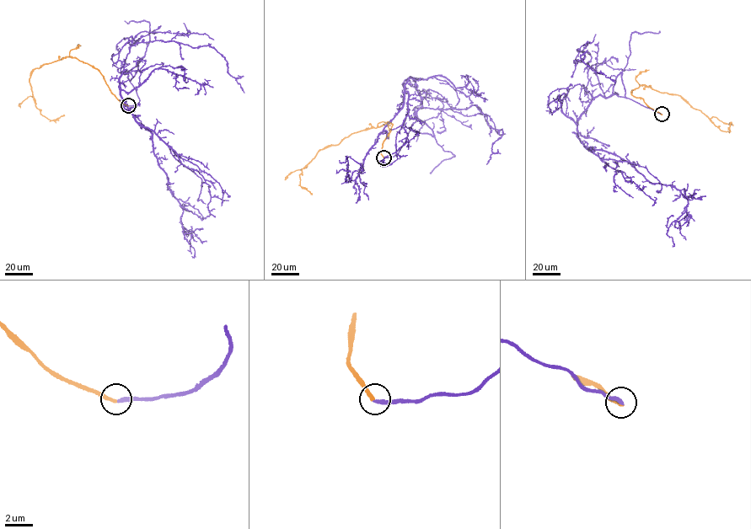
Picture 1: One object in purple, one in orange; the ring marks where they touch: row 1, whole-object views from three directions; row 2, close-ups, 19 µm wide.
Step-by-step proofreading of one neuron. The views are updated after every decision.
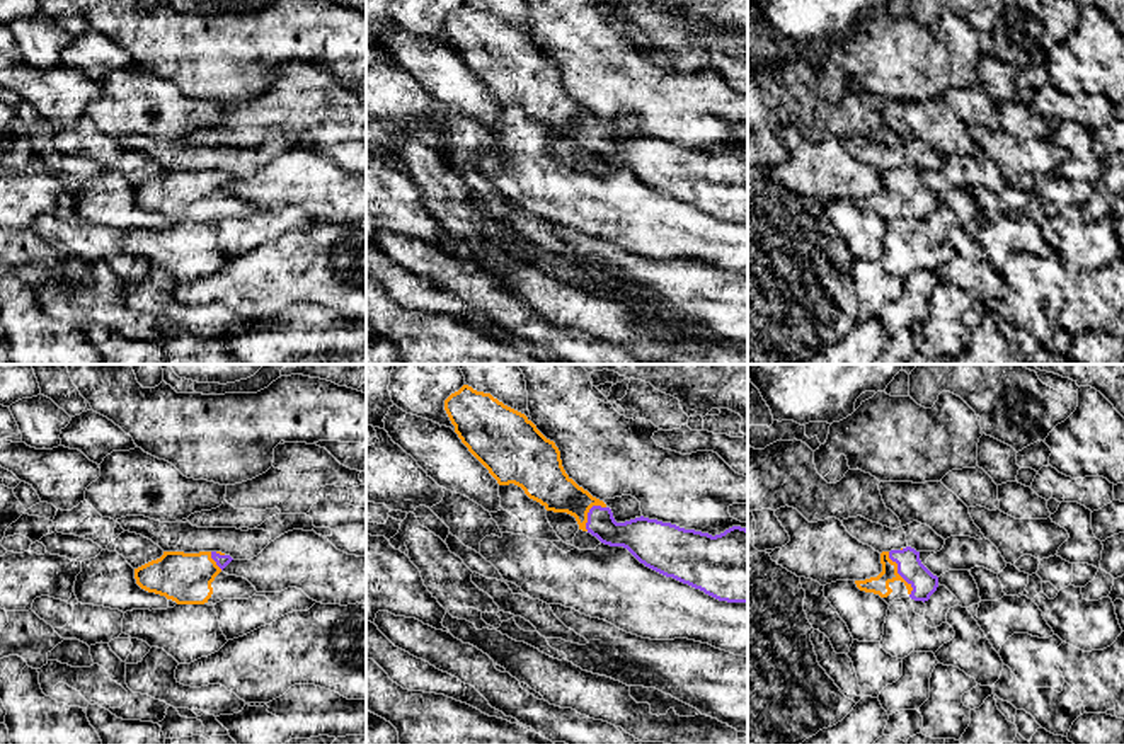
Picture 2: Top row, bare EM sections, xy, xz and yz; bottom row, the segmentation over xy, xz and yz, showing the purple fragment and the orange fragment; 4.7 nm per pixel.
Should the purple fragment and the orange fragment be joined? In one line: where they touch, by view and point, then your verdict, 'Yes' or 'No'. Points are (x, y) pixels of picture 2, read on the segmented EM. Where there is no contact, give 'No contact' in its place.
Touches purple at yz (898, 572). Yes

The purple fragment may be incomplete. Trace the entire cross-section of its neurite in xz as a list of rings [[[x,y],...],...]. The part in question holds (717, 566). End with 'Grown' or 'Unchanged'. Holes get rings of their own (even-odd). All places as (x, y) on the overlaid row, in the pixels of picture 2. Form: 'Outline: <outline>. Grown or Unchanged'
Outline: [[[468,385],[444,400],[444,410],[462,443],[499,485],[514,484],[547,511],[574,516],[579,529],[591,533],[605,545],[627,548],[640,564],[666,577],[700,589],[719,601],[748,603],[746,528],[732,526],[712,536],[644,516],[616,523],[603,501],[593,497],[565,473],[555,443],[547,439],[525,414]]]. Grown

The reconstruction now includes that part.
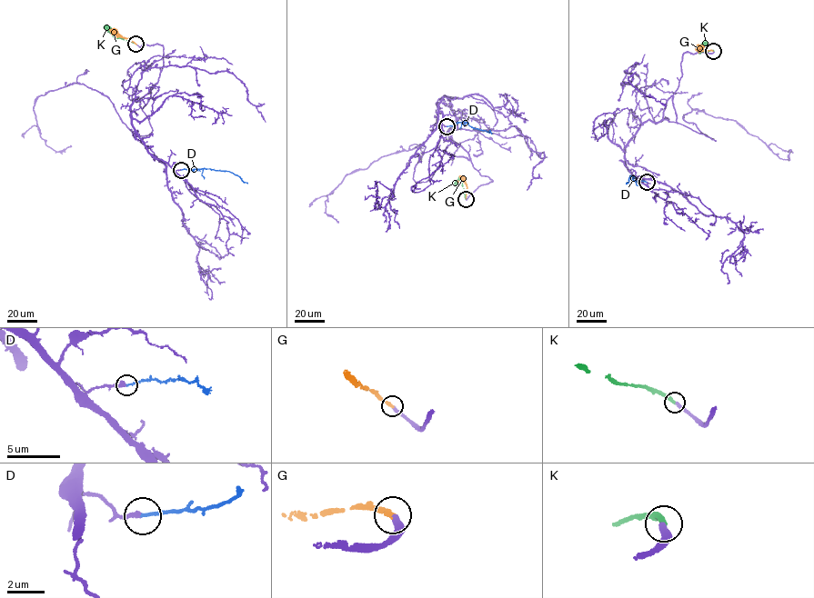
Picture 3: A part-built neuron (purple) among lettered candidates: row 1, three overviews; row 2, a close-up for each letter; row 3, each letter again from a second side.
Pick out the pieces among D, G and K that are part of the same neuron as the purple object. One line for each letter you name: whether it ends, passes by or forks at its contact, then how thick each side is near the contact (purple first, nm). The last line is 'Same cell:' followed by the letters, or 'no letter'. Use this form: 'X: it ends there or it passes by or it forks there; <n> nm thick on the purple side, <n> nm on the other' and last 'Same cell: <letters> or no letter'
D: it ends there; 280 nm thick on the purple side, 140 nm on the other
G: it ends there; 280 nm thick on the purple side, 280 nm on the other
Same cell: D, G

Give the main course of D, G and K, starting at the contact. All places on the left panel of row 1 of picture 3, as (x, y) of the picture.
D: (181, 169), (229, 171), (247, 184)
G: (135, 44), (111, 31)
K: (135, 44), (115, 37), (103, 27)

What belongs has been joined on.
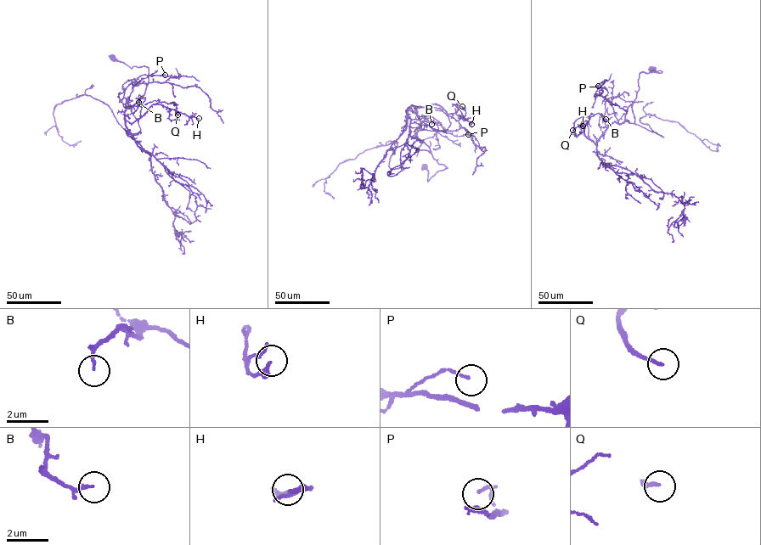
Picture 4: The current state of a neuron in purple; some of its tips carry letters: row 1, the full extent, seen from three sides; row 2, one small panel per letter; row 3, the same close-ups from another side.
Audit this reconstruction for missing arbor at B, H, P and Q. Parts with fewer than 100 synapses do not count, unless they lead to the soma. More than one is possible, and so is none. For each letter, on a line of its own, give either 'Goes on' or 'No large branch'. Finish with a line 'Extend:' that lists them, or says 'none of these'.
B: No large branch
H: No large branch
P: No large branch
Q: No large branch
Extend: none of these

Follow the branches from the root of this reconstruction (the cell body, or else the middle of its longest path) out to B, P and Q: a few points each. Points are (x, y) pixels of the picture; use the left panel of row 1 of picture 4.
B: (112, 57), (131, 68), (148, 68), (144, 94), (127, 108), (139, 105), (144, 98), (138, 97), (138, 102)
P: (112, 57), (131, 68), (149, 68), (144, 94), (129, 108), (123, 97), (126, 87), (143, 75), (165, 75)
Q: (112, 57), (149, 68), (144, 94), (127, 107), (126, 120), (163, 102), (176, 103), (177, 115)

